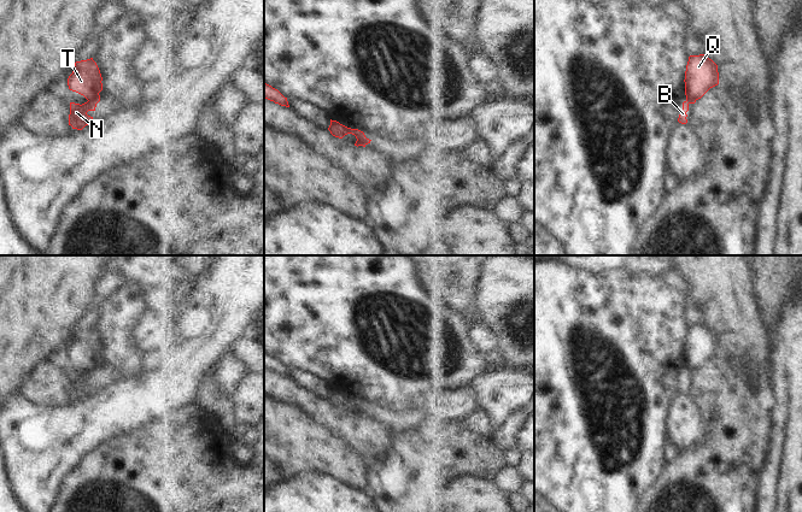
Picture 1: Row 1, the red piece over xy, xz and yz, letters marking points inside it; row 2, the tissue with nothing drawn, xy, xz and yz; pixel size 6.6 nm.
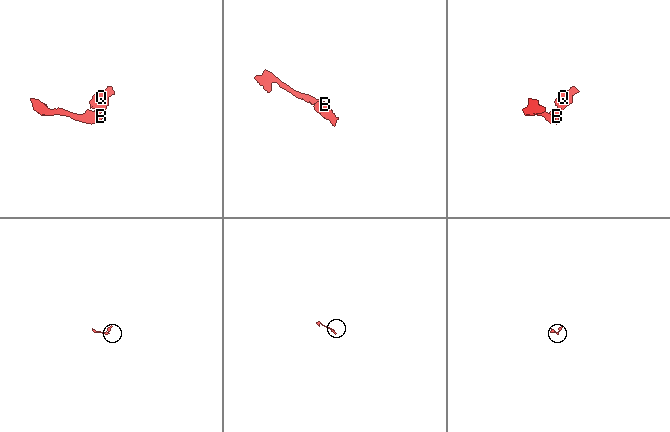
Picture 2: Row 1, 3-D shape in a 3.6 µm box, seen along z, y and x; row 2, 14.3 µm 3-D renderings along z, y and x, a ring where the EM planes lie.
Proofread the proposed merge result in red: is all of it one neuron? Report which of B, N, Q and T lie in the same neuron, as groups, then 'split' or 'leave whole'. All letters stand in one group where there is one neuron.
B N / Q T; split

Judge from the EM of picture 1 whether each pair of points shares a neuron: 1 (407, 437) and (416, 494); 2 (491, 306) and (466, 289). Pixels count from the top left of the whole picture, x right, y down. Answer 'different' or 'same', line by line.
1: same
2: different

